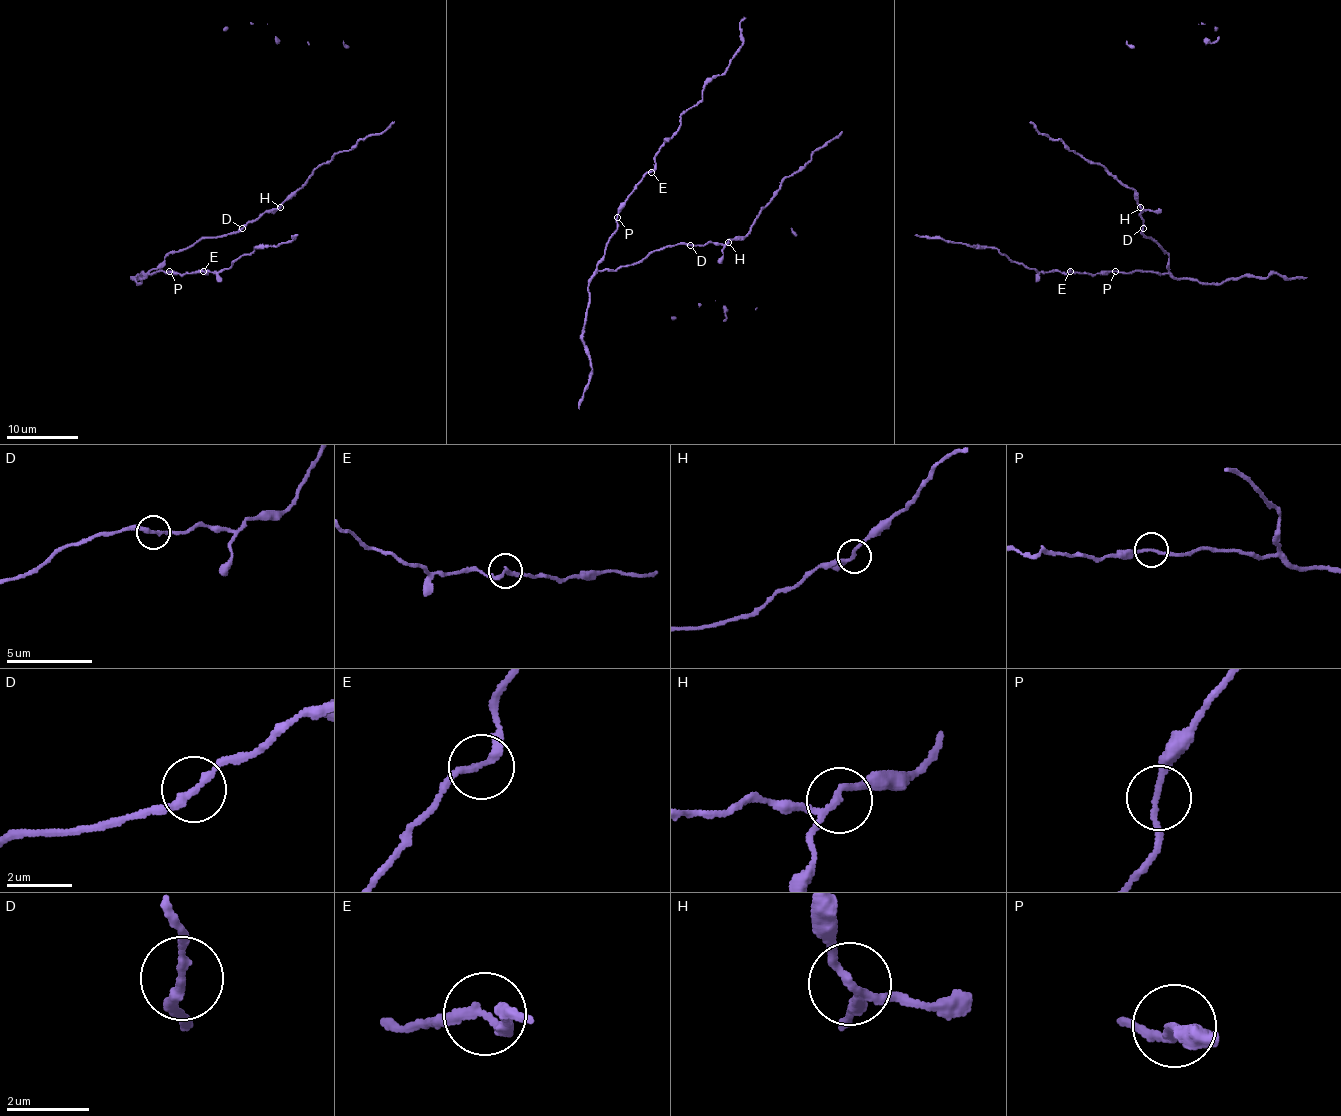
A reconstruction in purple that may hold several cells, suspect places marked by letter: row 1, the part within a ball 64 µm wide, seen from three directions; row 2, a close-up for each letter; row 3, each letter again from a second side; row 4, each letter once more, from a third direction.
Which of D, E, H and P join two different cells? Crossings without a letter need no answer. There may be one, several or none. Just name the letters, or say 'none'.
none

